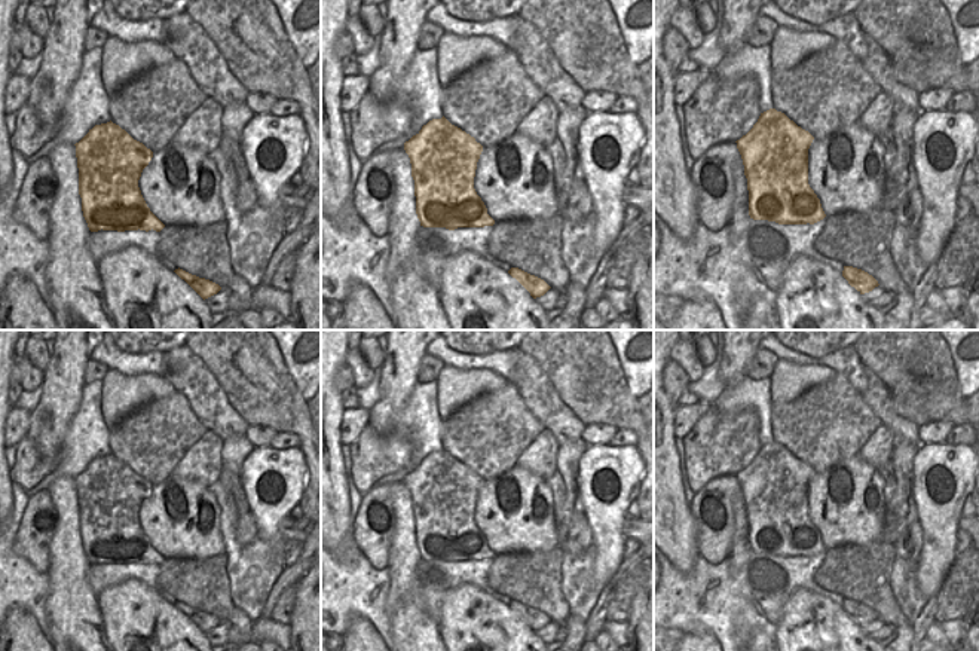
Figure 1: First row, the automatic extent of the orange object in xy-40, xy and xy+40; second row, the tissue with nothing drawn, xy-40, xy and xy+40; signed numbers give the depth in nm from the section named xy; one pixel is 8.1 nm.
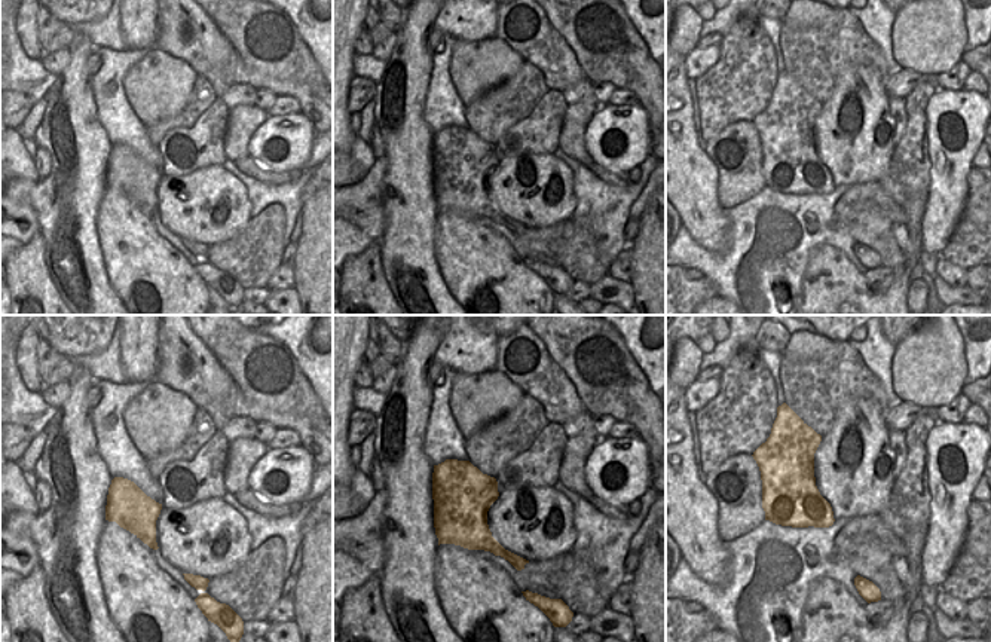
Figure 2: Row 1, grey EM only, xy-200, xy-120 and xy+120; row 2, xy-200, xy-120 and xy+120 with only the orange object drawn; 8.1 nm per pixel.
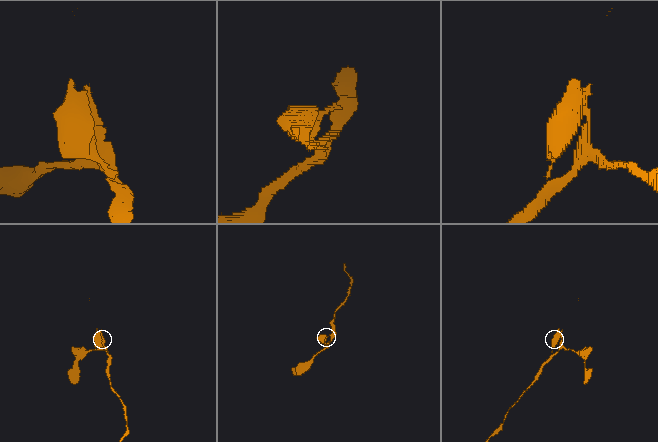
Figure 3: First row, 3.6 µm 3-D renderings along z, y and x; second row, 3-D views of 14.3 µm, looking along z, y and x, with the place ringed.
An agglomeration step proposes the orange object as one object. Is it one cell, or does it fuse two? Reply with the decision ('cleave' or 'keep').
cleave

